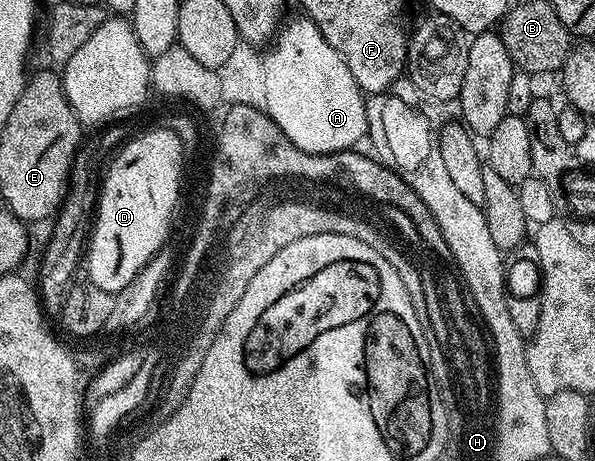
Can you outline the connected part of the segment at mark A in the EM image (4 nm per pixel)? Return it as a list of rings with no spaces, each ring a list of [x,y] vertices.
[[[307,17],[289,18],[277,30],[270,46],[263,52],[264,68],[266,69],[266,101],[263,110],[286,133],[286,137],[298,149],[311,155],[325,155],[335,151],[346,151],[357,146],[356,143],[368,134],[368,104],[366,96],[360,90],[358,81],[354,81],[350,69],[346,69],[346,61],[338,57],[334,45],[322,37],[318,25]]]

